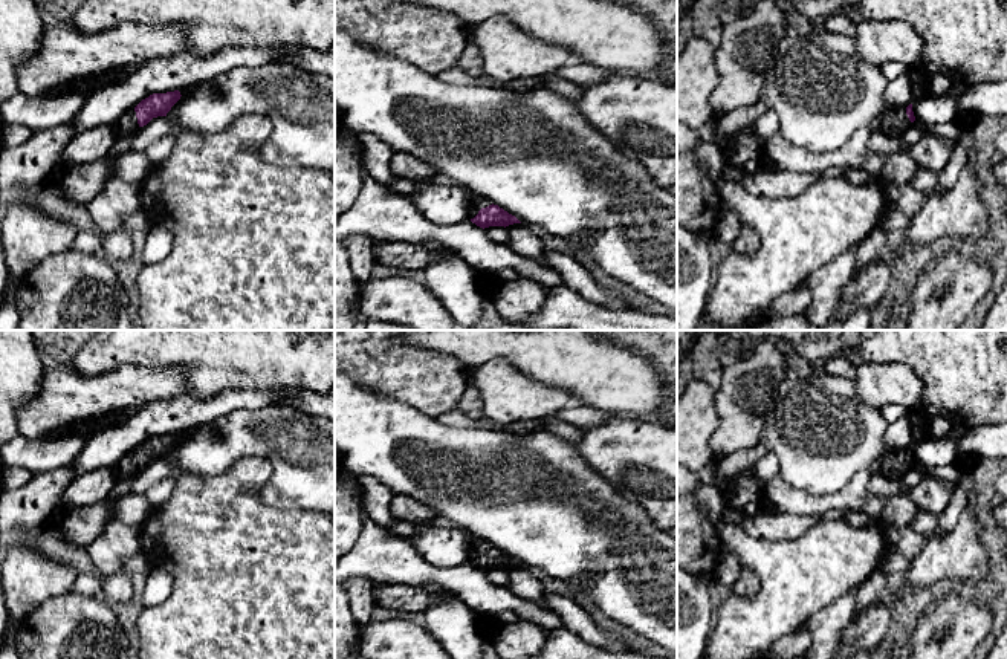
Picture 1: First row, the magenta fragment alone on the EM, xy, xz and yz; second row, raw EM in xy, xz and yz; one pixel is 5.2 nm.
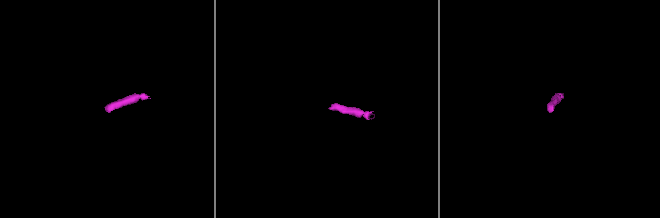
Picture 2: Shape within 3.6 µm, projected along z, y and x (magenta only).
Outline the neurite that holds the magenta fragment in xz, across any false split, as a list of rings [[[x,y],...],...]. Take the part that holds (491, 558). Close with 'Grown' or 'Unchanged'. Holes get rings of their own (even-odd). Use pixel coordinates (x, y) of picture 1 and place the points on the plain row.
[[[471,537],[471,564],[483,572],[489,569],[506,570],[513,566],[521,566],[515,558],[494,547],[489,541],[475,537]]]. Grown

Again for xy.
[[[180,434],[153,436],[142,442],[134,451],[124,456],[115,465],[118,480],[124,480],[147,468],[153,460],[167,459],[171,450],[180,442]]]. Grown

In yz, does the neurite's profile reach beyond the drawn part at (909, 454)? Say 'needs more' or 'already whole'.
needs more

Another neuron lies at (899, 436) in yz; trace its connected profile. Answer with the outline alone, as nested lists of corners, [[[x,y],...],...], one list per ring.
[[[908,414],[889,424],[885,433],[883,443],[886,451],[905,451],[905,453],[909,446],[914,445],[912,428]]]

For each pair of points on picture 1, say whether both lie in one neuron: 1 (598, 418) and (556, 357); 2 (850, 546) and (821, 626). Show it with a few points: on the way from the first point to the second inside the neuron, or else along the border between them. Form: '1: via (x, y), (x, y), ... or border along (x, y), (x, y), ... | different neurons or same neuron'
1: border along (579, 402), (604, 410), (608, 415) | different neurons
2: border along (859, 584), (816, 610), (806, 624) | different neurons

